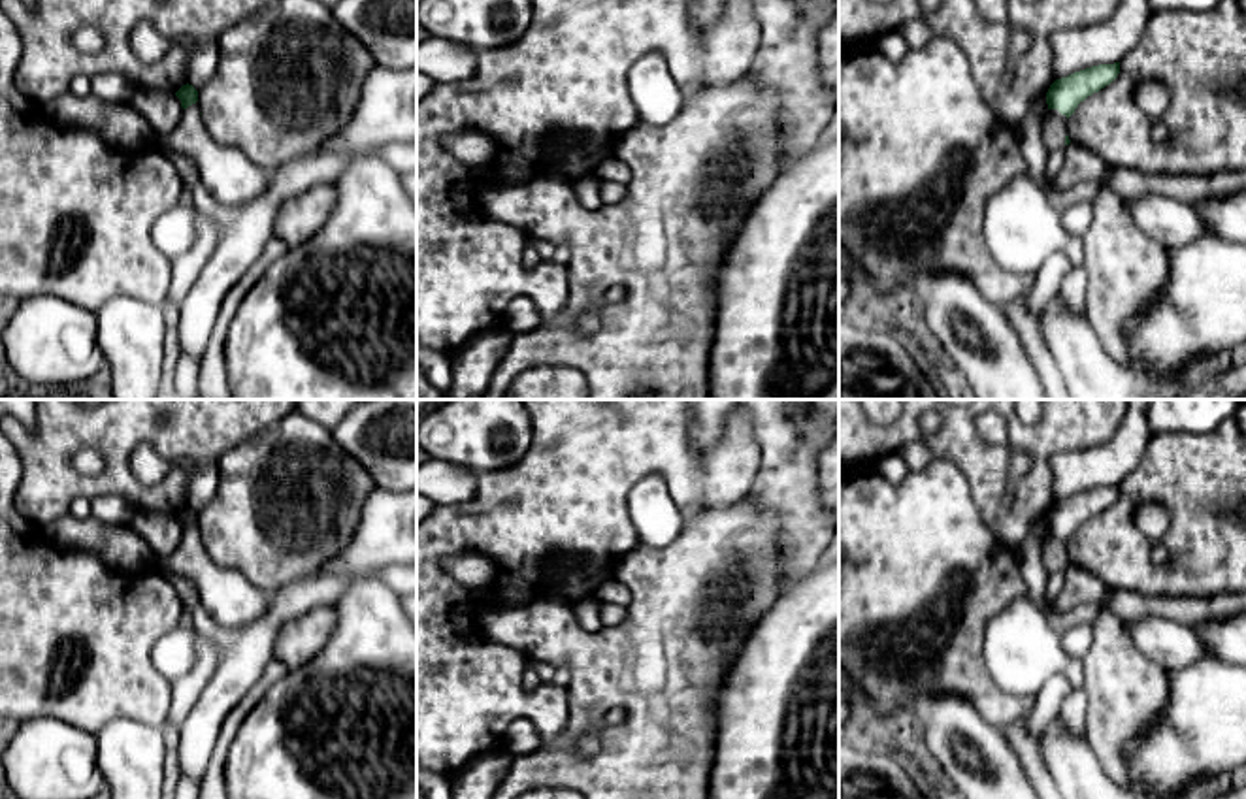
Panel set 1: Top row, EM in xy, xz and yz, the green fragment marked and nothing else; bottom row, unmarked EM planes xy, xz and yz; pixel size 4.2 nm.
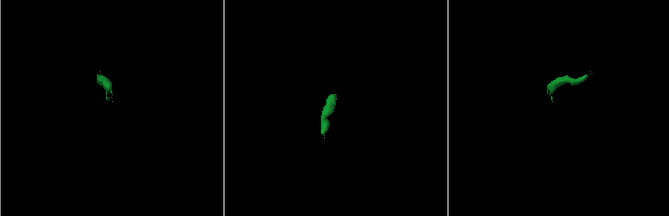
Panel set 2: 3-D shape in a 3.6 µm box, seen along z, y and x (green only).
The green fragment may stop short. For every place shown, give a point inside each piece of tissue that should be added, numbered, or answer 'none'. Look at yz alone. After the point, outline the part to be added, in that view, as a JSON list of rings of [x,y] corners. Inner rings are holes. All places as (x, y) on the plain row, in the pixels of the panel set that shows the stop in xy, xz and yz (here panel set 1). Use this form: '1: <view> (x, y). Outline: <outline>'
1: yz (1054, 547). Outline: [[[1050,531],[1042,541],[1042,567],[1048,575],[1065,569],[1067,539],[1057,531]]]

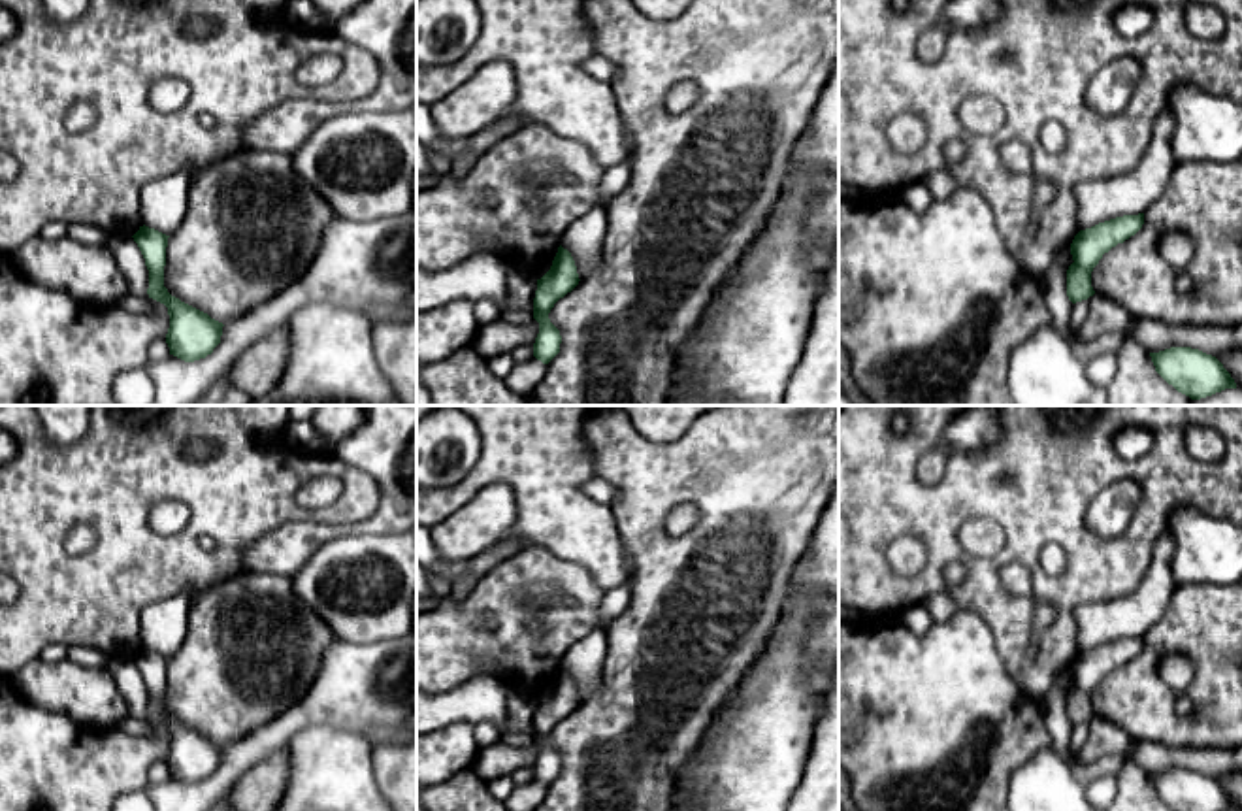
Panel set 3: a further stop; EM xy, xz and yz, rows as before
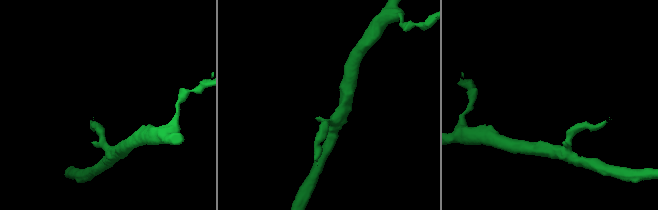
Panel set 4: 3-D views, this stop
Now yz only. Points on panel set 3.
none

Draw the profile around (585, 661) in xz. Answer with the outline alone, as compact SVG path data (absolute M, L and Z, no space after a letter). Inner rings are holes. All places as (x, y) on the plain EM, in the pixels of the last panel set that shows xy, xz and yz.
M605 630L590 632L562 656L560 668L571 675L579 702L588 698L601 687L605 656Z

